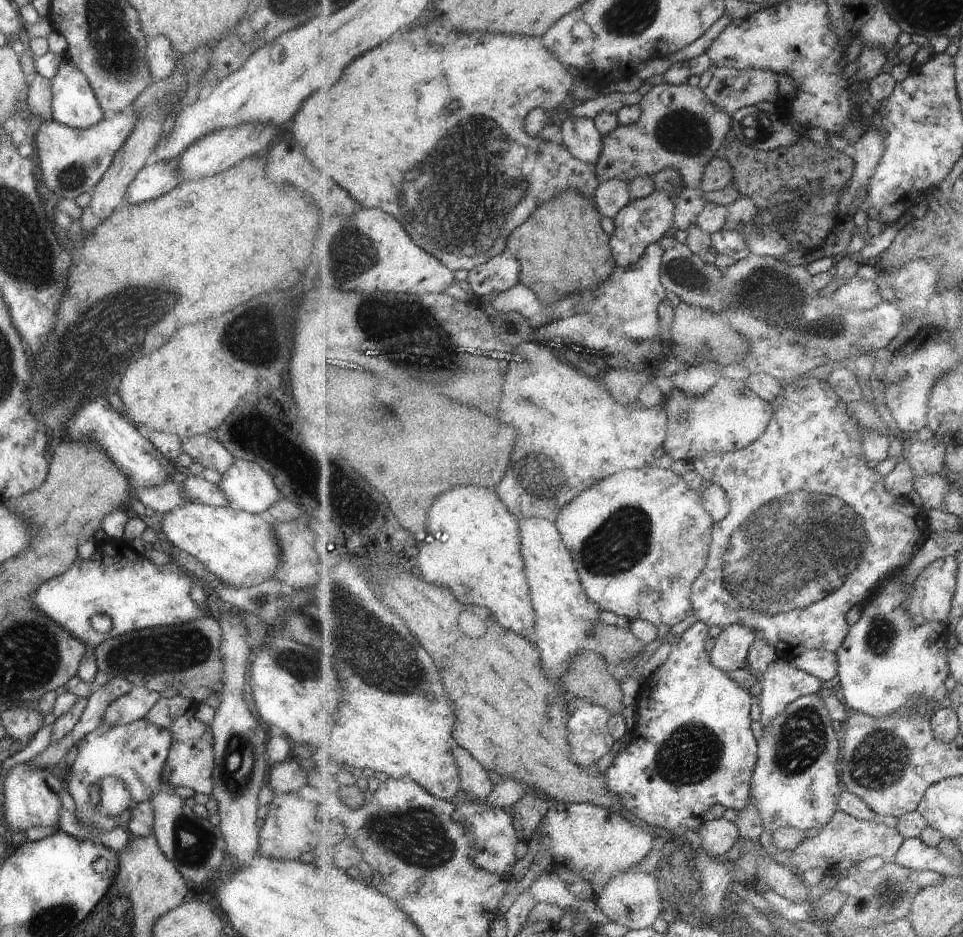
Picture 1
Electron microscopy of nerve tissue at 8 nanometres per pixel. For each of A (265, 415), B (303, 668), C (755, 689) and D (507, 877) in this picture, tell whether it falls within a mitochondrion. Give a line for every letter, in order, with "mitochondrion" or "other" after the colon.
A: other
B: mitochondrion
C: other
D: other

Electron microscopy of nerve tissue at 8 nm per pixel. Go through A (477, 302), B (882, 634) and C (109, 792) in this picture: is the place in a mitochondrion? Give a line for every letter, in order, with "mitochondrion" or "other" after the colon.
A: other
B: mitochondrion
C: mitochondrion

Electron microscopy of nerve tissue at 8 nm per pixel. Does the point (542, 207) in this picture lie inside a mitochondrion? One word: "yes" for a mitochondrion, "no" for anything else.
no

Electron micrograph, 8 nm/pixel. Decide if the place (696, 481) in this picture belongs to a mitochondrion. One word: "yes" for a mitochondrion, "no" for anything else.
no

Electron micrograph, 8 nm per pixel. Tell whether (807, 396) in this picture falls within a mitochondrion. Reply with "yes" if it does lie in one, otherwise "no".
no

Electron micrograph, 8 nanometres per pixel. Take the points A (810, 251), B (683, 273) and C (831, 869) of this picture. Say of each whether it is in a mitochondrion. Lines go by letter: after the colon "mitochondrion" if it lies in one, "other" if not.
A: other
B: mitochondrion
C: other

